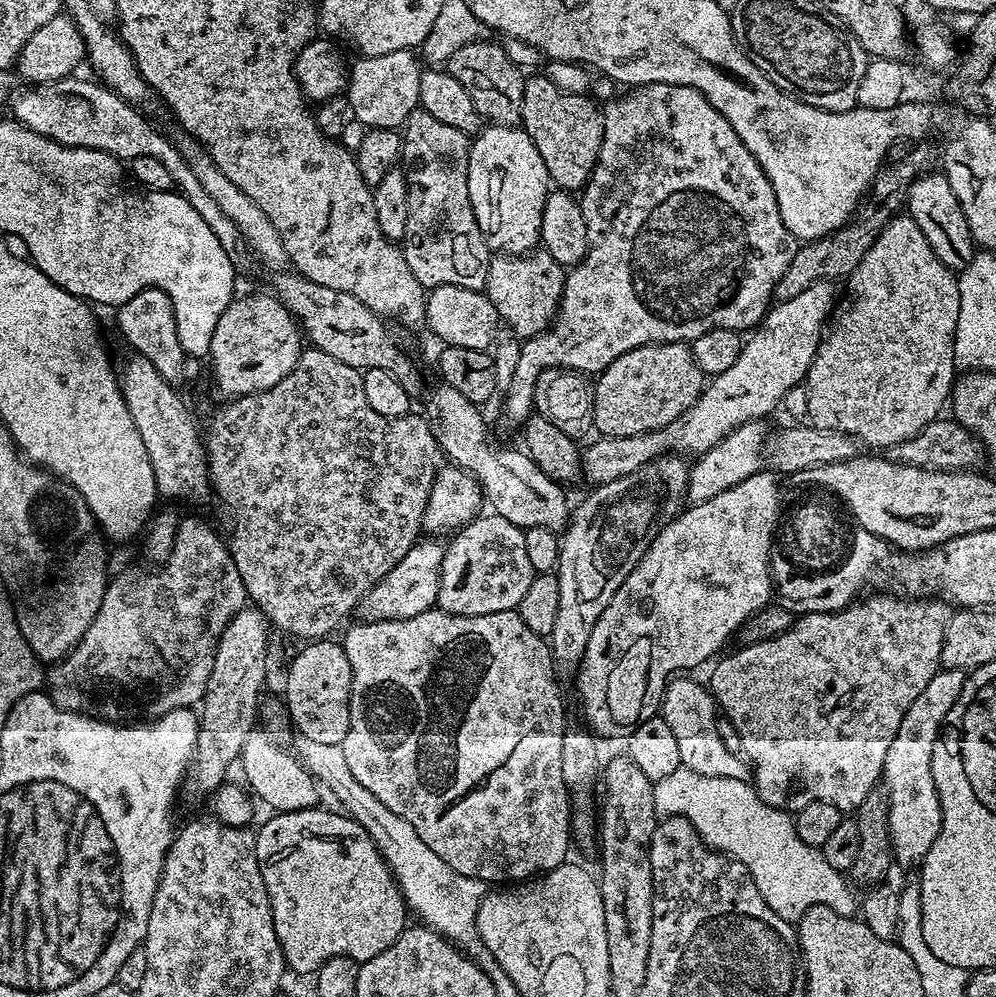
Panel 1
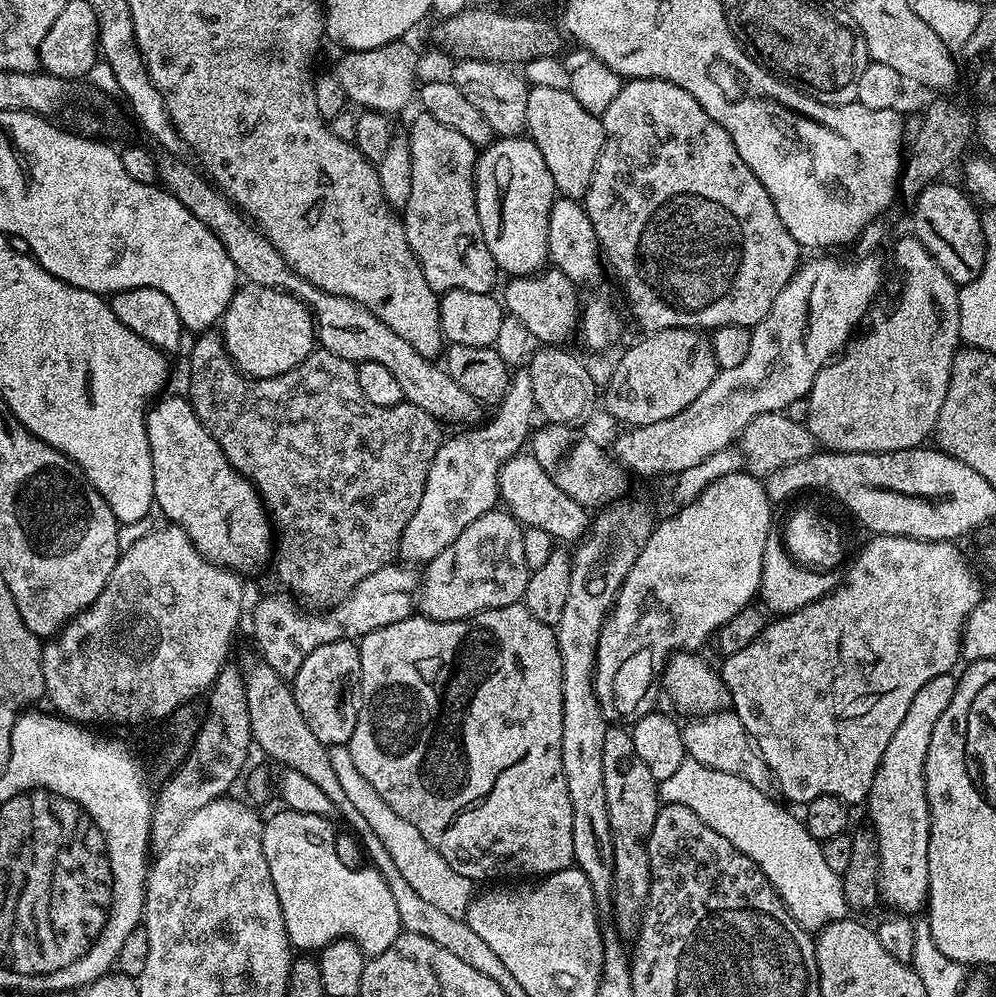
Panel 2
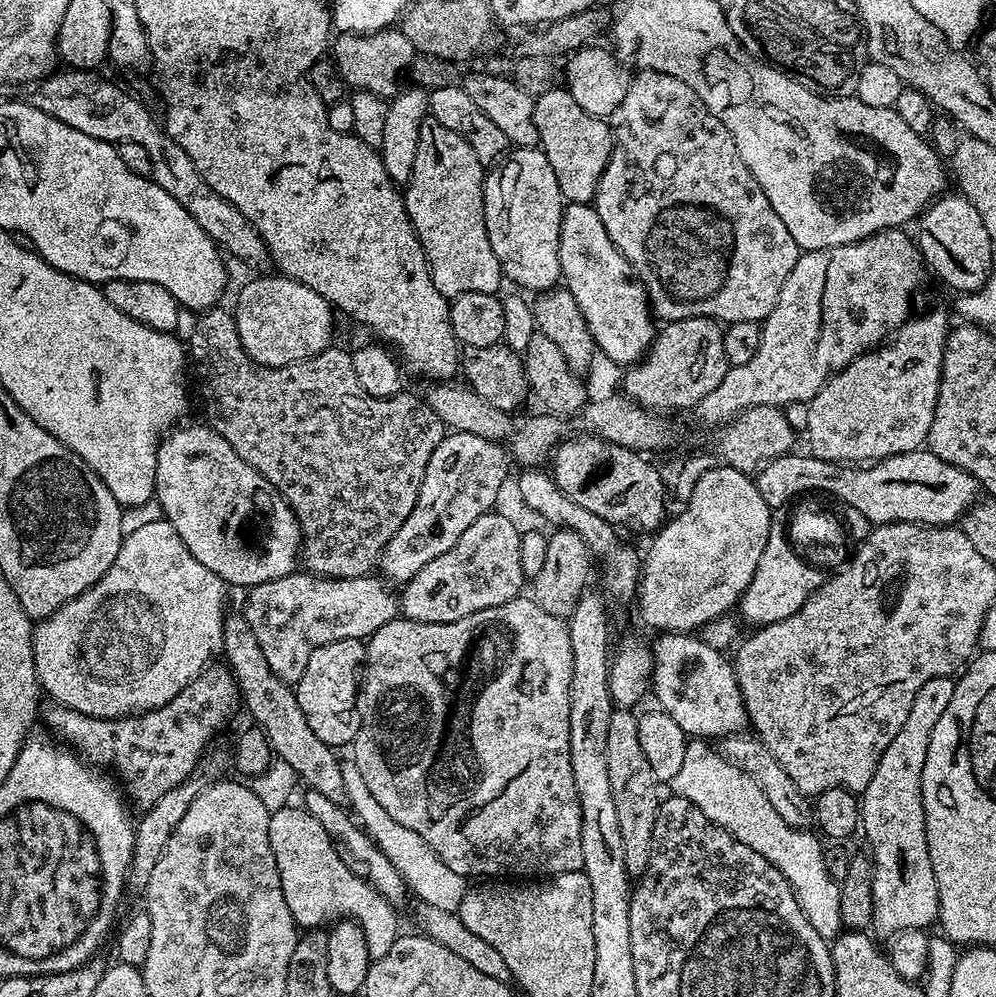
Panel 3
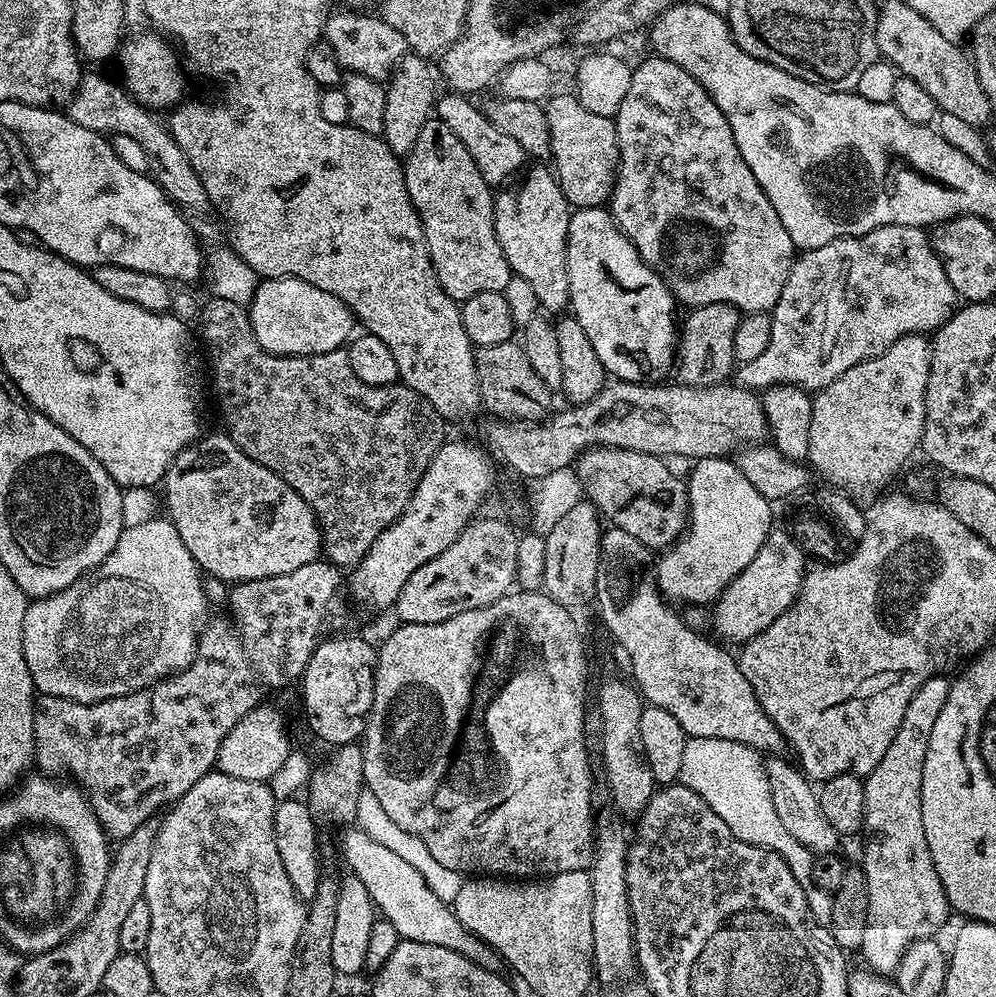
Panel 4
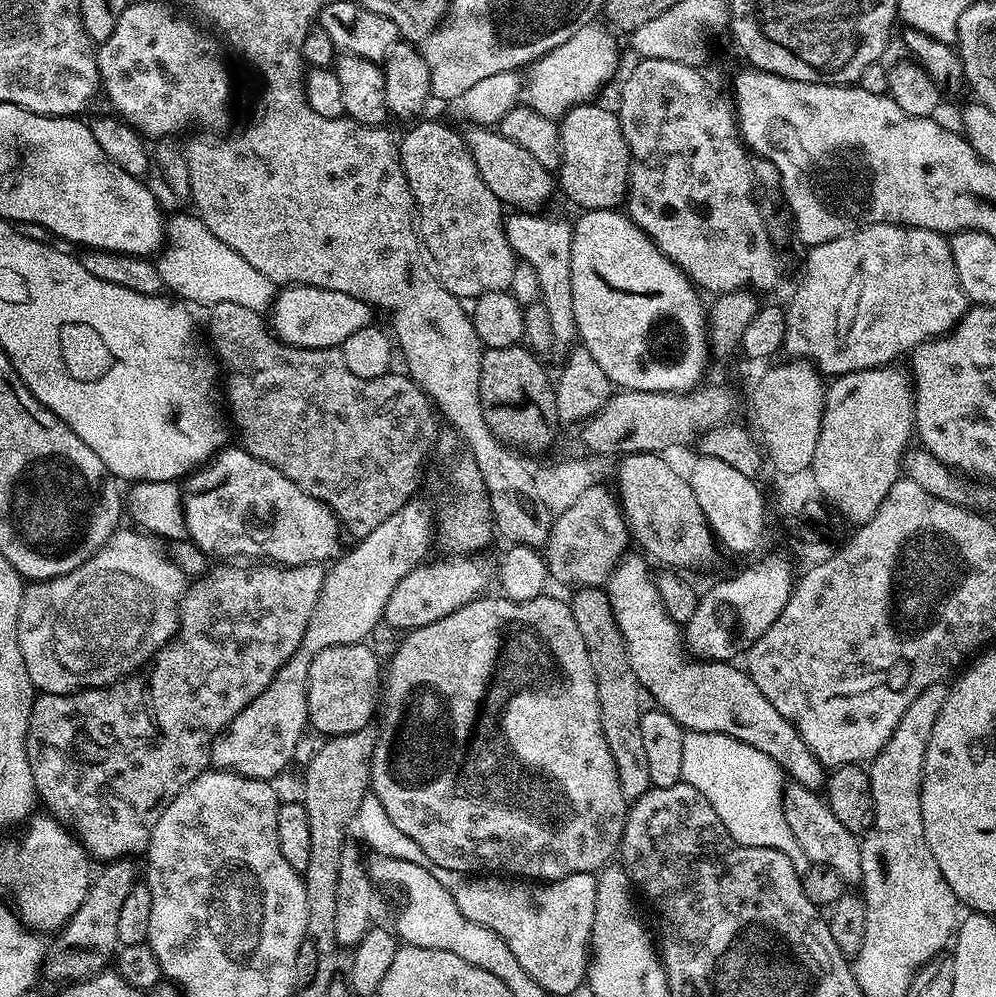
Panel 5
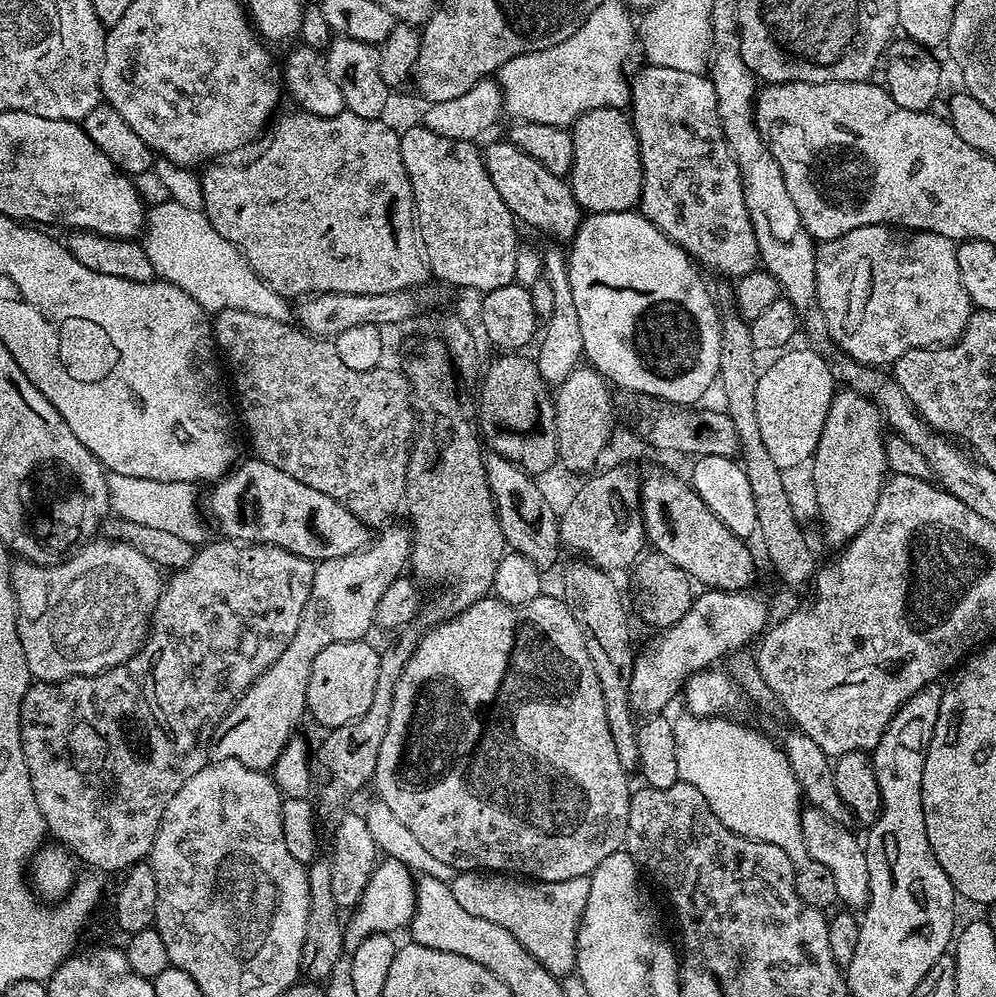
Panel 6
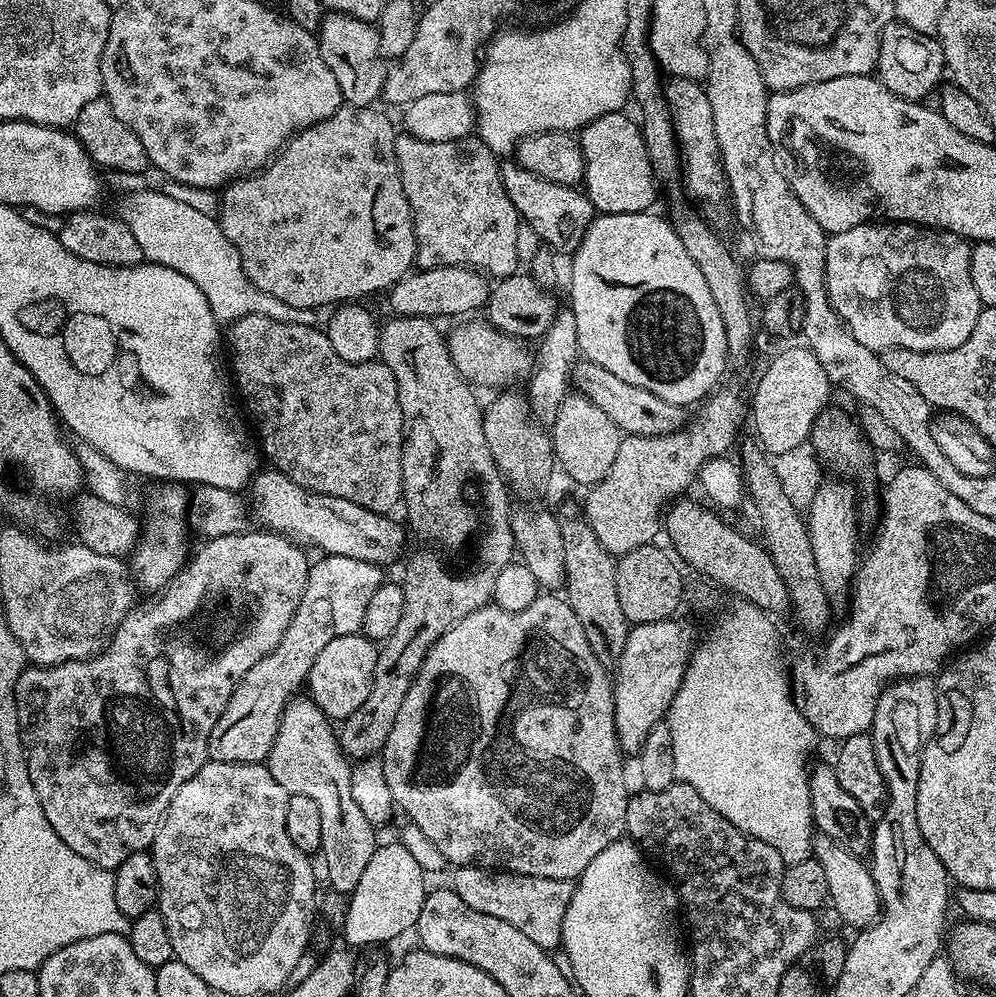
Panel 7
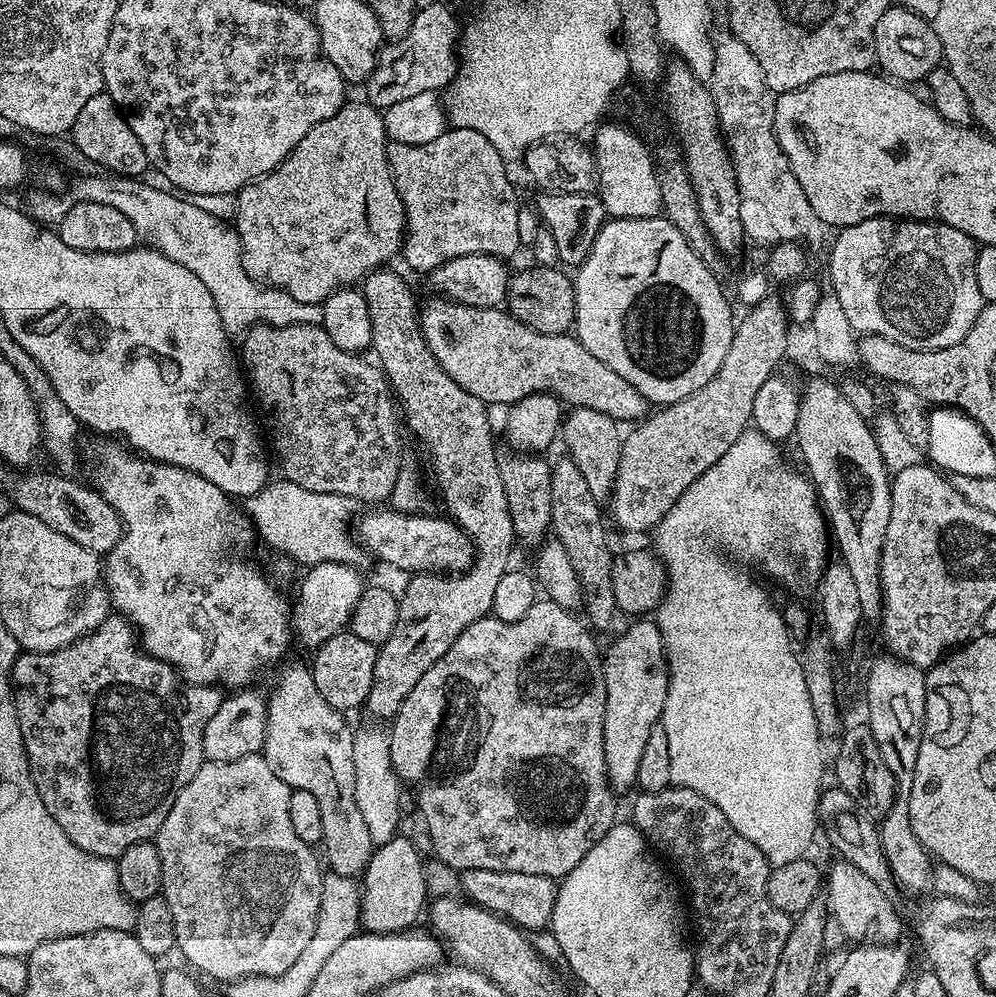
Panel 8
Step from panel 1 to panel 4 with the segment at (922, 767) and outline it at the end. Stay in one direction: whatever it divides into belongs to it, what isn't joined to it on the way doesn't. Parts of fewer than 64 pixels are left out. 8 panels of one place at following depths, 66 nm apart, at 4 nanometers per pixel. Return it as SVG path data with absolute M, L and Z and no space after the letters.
M947 675L935 676L918 686L914 698L910 698L910 706L906 706L906 714L902 714L902 726L898 726L894 742L890 742L890 750L882 754L882 762L878 762L878 766L874 766L872 773L864 780L864 832L869 836L864 844L862 867L866 874L870 902L866 935L862 938L862 946L858 952L859 955L864 955L863 963L877 974L895 973L902 962L902 954L906 954L912 941L935 937L936 931L943 926L944 919L950 916L948 899L938 878L938 870L934 870L930 846L926 846L926 834L922 830L922 766L934 718L938 718L942 706L946 706L949 694L950 680Z

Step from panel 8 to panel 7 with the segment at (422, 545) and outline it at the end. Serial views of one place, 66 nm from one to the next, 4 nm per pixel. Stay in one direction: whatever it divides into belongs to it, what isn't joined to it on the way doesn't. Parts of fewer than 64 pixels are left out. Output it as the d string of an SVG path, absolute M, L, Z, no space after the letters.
M257 471L250 485L250 512L255 521L260 522L261 529L278 532L309 549L321 548L321 553L330 556L358 558L381 566L392 564L399 558L404 548L405 525L391 520L391 515L371 512L346 498L310 492L295 484L286 474L267 471Z

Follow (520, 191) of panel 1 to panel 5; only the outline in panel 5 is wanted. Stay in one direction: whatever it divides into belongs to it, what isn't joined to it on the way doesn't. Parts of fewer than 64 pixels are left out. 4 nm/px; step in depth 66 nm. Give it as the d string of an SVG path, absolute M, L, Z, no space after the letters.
M516 210L505 219L504 229L513 252L523 263L534 268L538 276L540 300L550 314L550 330L554 330L553 345L568 346L577 339L574 318L574 228L560 216L540 216L536 210Z

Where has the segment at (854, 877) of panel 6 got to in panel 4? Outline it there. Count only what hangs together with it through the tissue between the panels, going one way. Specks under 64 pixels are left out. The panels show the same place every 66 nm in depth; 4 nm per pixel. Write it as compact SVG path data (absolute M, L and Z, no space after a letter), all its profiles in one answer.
M772 754L764 760L764 769L770 782L770 798L774 798L774 810L778 810L778 818L782 818L782 826L793 838L798 838L802 846L806 846L814 854L832 854L842 844L841 836L830 826L826 814L820 809L820 797L807 776L791 759L783 760L780 754Z

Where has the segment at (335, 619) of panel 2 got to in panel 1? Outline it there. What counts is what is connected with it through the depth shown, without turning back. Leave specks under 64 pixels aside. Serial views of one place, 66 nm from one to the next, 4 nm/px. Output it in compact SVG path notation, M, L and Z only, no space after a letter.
M424 538L390 570L390 574L383 576L373 588L364 595L358 605L358 616L361 621L369 620L409 620L423 612L431 612L437 607L438 586L440 585L440 571L444 558L445 545L439 544L439 539Z

